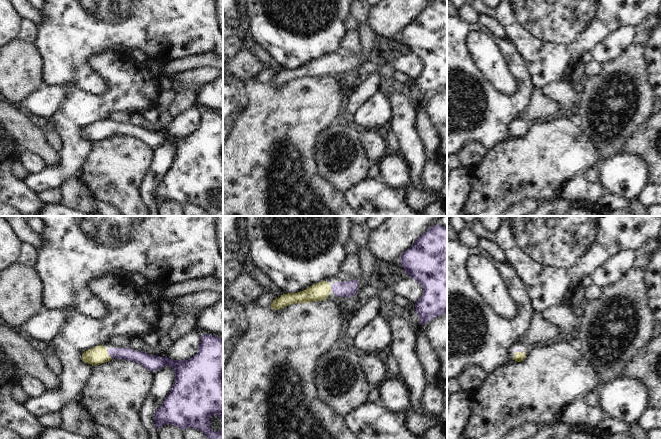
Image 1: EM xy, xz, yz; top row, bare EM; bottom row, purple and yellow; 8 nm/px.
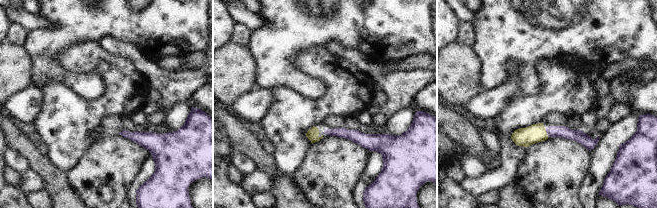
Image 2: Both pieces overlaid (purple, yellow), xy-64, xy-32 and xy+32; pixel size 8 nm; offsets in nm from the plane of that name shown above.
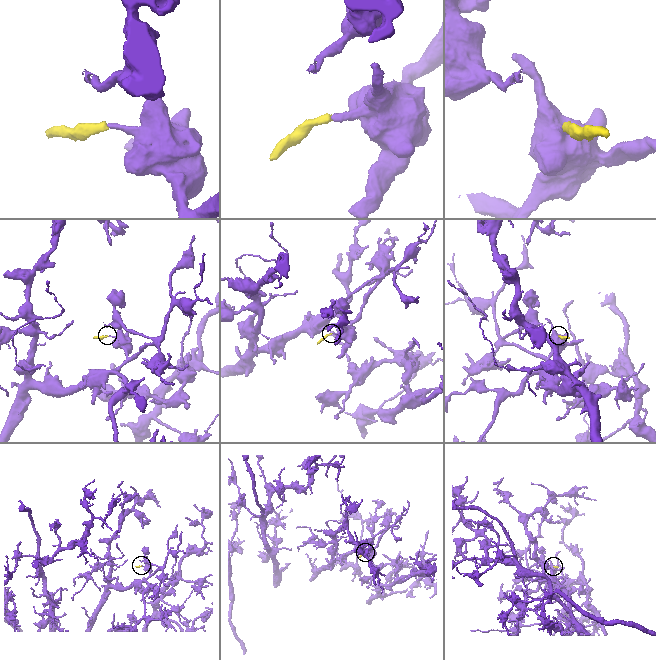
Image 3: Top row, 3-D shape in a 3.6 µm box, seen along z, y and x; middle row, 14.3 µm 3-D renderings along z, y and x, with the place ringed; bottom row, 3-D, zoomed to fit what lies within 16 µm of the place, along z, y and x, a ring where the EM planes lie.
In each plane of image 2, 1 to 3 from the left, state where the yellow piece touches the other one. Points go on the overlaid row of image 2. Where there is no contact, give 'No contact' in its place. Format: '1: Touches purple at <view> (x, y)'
1: No contact
2: No contact
3: Touches purple at xy+32 (546, 131).

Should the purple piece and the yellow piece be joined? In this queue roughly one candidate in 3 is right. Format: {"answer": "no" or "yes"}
{"answer": "yes"}

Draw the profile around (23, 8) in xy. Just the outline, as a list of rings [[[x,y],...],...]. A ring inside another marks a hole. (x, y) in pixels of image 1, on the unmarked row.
[[[9,0],[20,19],[32,22],[36,27],[42,23],[40,11],[33,8],[28,0]]]

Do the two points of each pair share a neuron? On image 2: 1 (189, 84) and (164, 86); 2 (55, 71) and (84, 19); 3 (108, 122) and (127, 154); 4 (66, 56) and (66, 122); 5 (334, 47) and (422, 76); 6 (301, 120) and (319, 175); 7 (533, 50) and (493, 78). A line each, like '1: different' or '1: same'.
1: same
2: same
3: different
4: same
5: same
6: different
7: same

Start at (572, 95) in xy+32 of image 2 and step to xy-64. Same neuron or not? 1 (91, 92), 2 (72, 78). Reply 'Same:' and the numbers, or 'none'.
Same: none

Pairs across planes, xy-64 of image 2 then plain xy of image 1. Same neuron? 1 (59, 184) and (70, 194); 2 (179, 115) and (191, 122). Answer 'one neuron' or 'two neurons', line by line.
1: one neuron
2: one neuron

